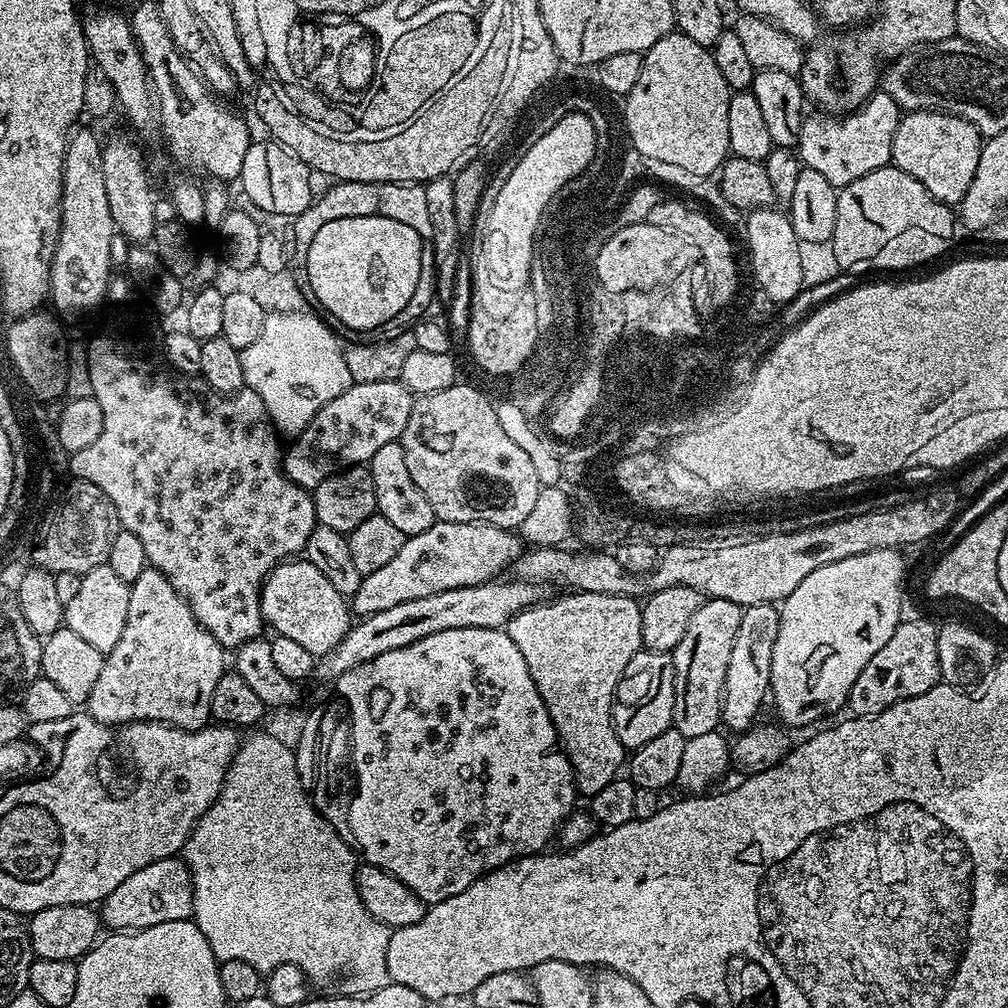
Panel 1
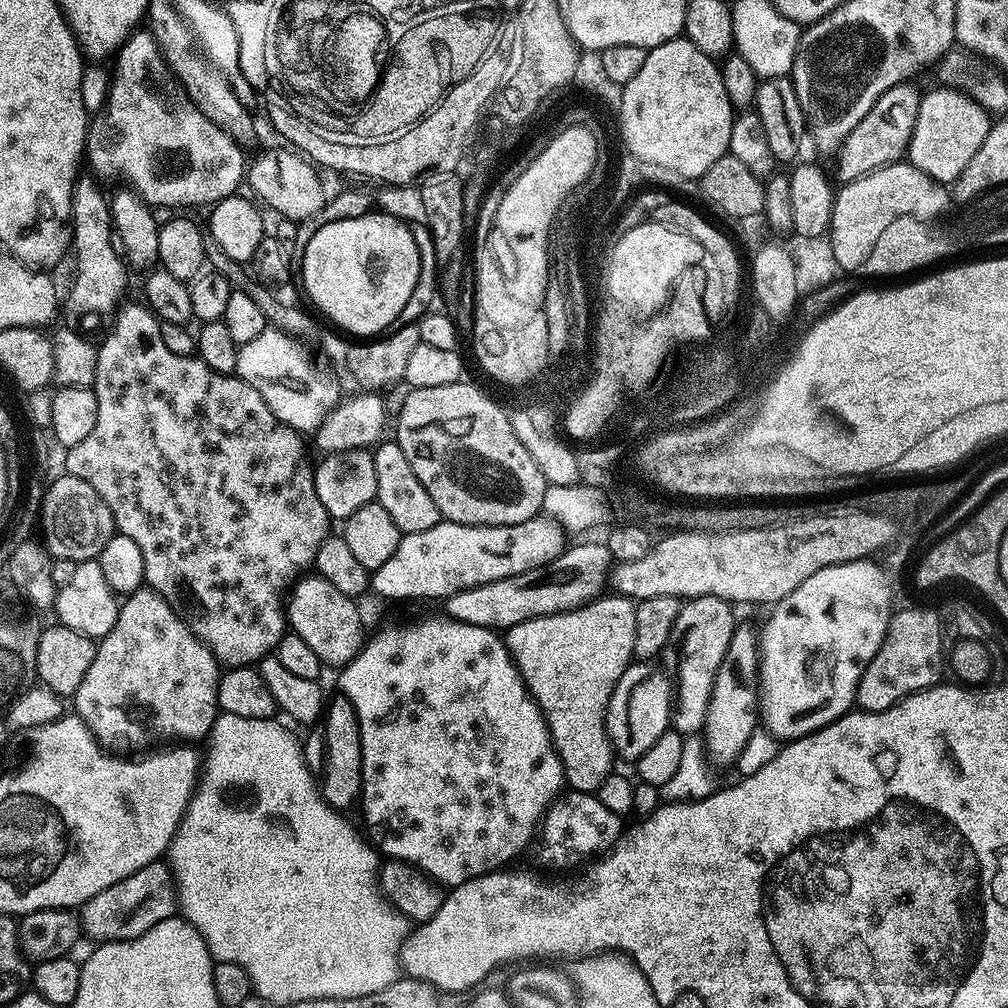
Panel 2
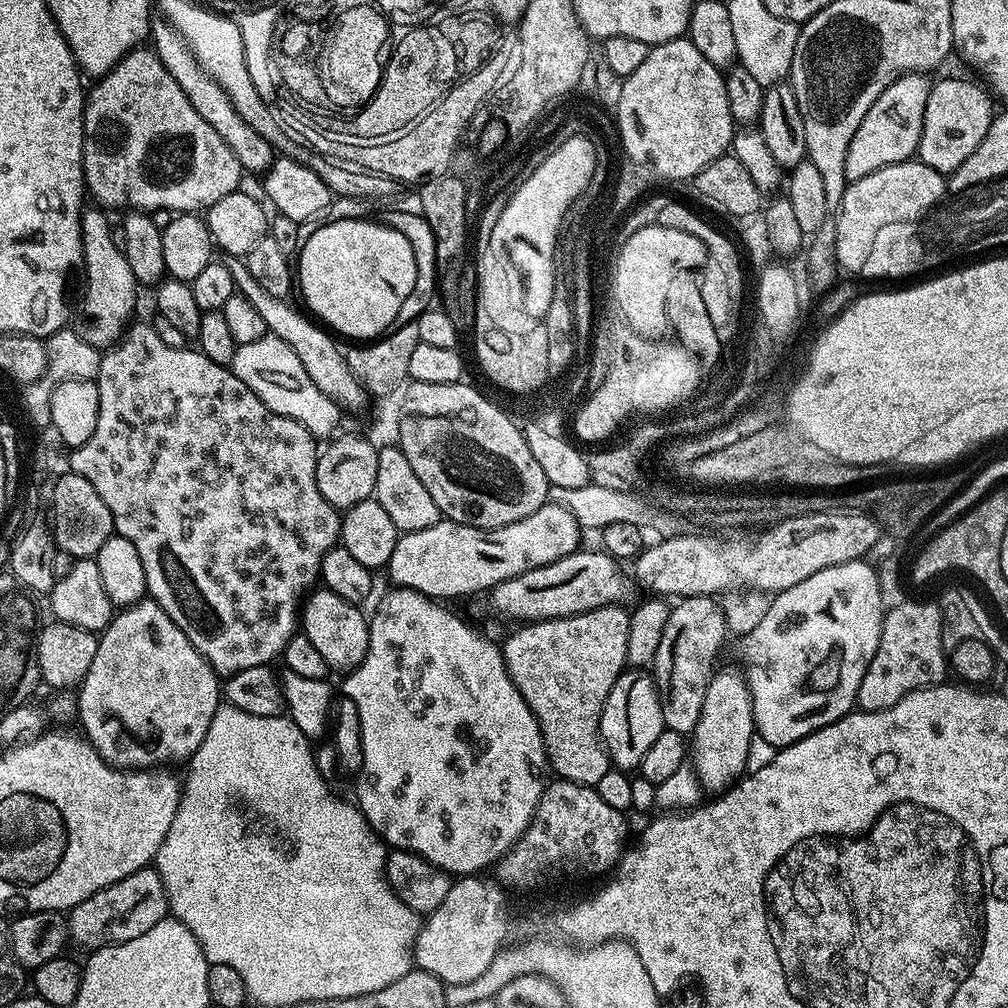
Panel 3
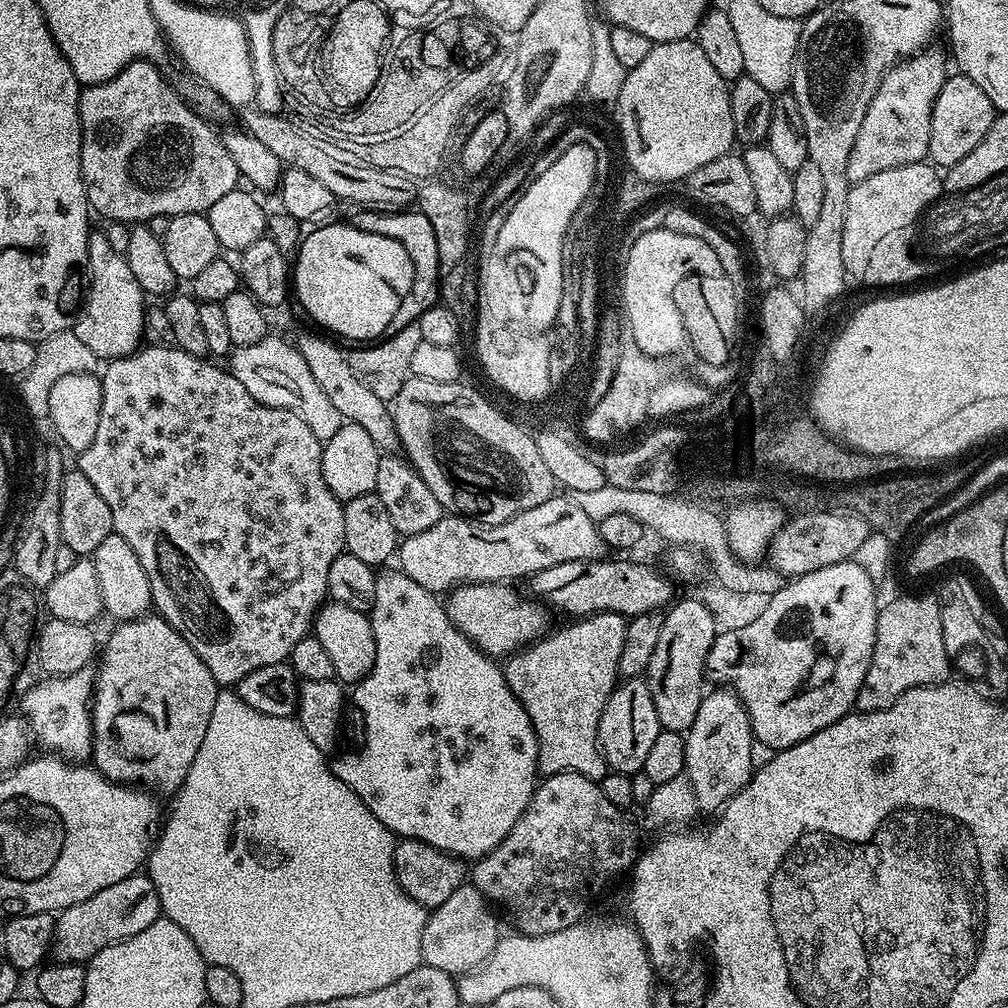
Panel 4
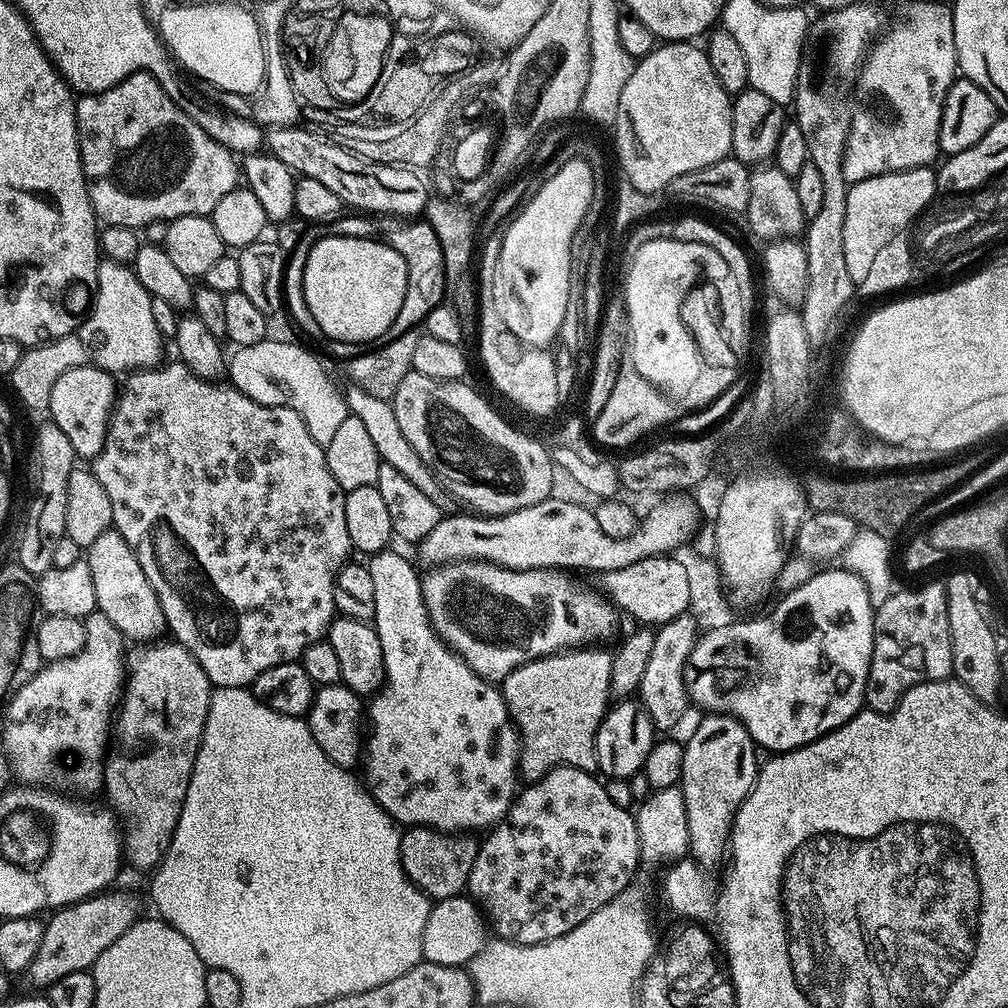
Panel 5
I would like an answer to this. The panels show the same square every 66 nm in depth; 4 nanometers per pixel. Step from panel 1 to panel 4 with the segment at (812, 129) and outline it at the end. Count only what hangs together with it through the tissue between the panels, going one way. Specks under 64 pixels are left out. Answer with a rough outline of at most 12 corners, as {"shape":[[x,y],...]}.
{"shape":[[932,51],[884,73],[848,179],[927,157],[946,79]]}

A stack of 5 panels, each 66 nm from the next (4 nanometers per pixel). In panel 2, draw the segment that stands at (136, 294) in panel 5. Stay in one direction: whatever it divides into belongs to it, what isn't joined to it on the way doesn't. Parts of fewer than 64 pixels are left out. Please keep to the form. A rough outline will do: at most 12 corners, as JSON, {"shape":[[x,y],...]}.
{"shape":[[97,177],[72,191],[68,312],[111,313],[126,264]]}

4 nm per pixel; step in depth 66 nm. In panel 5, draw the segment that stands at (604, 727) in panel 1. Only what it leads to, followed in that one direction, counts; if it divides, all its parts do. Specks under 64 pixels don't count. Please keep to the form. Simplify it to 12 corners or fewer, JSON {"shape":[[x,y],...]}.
{"shape":[[572,646],[503,680],[518,772],[597,771],[612,652]]}

